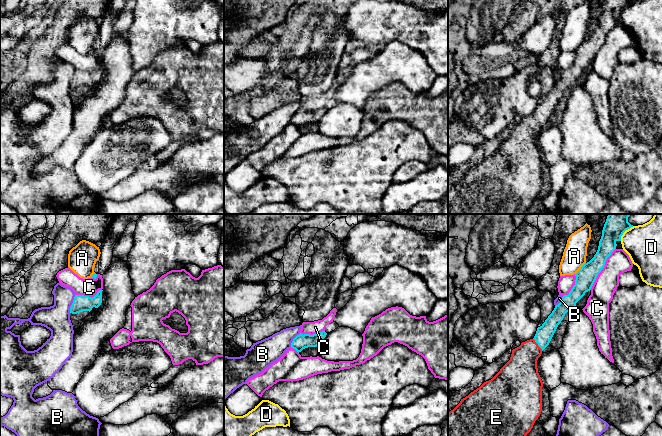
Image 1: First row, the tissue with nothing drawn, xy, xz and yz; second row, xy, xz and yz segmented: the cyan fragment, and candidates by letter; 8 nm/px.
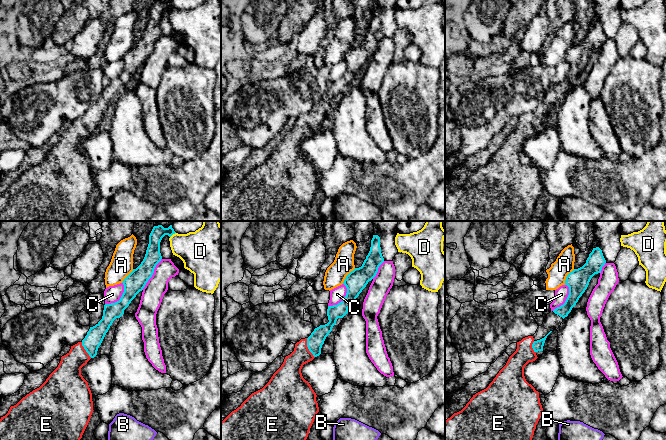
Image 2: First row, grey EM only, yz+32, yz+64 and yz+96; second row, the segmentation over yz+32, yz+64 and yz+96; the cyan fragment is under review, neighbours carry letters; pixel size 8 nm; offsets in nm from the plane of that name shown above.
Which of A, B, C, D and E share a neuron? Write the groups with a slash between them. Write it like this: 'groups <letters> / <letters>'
groups A / B C / D / E

